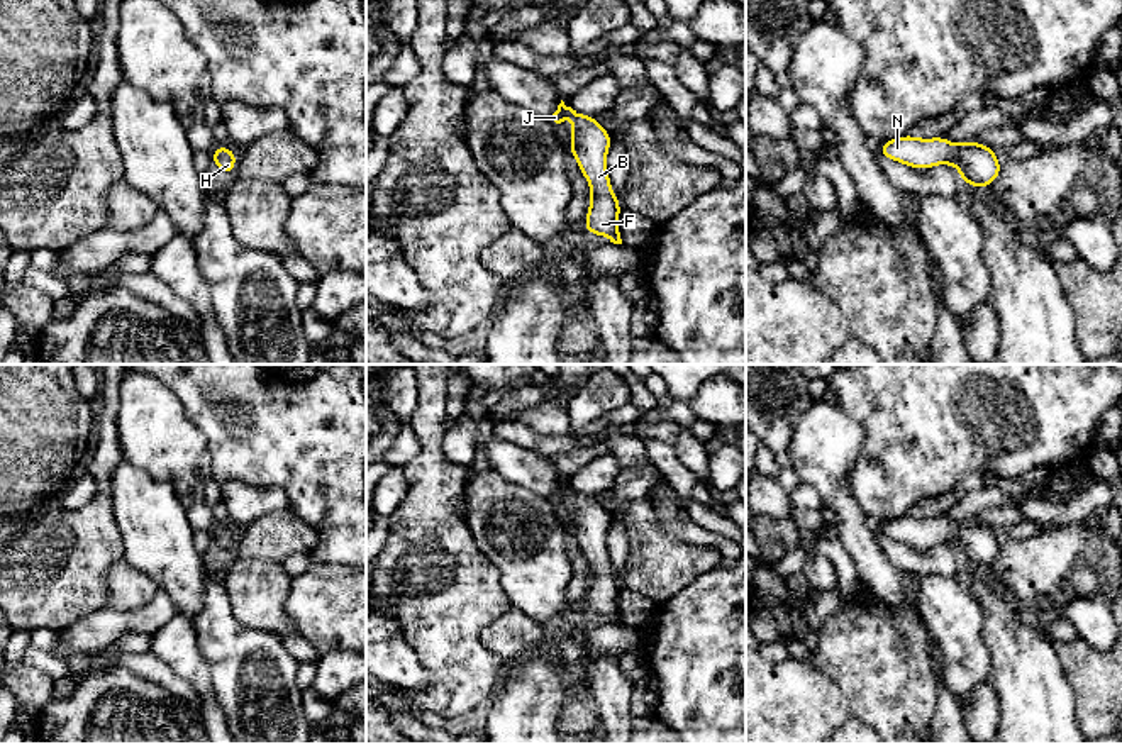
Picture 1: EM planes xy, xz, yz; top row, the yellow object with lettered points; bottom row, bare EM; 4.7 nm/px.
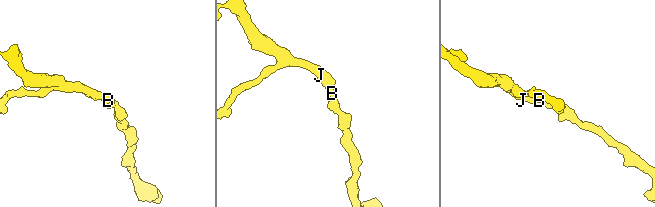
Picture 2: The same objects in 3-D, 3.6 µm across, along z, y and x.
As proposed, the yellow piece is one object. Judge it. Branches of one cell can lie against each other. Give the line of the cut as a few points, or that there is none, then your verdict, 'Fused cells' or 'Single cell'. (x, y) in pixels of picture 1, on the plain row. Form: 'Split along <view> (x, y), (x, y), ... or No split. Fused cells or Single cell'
No split. Single cell

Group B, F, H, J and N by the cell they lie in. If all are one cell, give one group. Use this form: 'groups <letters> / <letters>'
groups B F H J N

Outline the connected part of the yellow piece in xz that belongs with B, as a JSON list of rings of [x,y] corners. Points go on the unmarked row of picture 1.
[[[564,481],[547,497],[554,508],[563,505],[564,493],[571,493],[573,520],[568,529],[573,532],[578,546],[586,558],[592,578],[583,608],[595,615],[607,615],[610,622],[622,624],[619,612],[620,583],[612,573],[612,564],[607,549],[607,532],[612,525],[612,519],[607,508],[603,508],[597,497],[583,495]]]

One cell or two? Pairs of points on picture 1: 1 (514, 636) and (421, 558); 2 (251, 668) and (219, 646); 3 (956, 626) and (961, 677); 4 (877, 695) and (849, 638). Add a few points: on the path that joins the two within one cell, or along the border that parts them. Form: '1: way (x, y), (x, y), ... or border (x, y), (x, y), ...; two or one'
1: border (514, 609), (482, 631), (482, 643), (504, 660); two
2: way (243, 660), (227, 646); one
3: way (956, 638), (955, 665); one
4: way (877, 682), (875, 663), (863, 651); one

